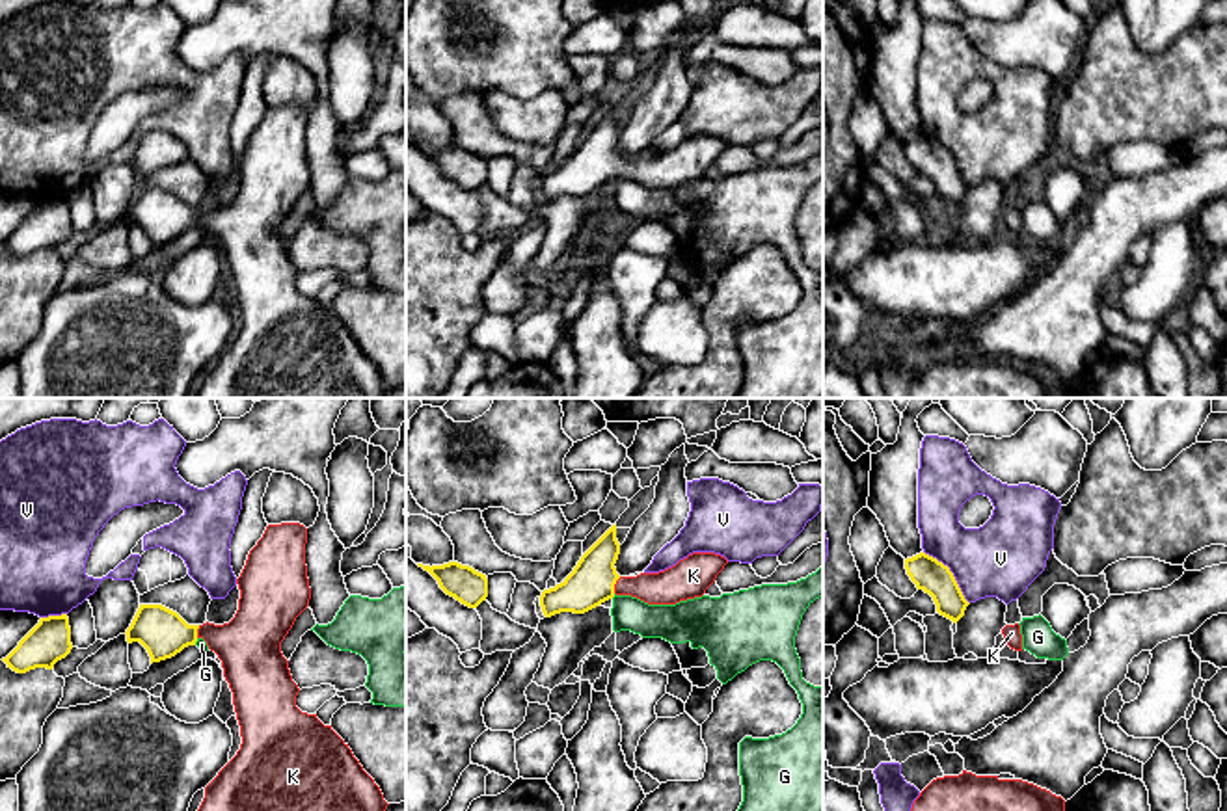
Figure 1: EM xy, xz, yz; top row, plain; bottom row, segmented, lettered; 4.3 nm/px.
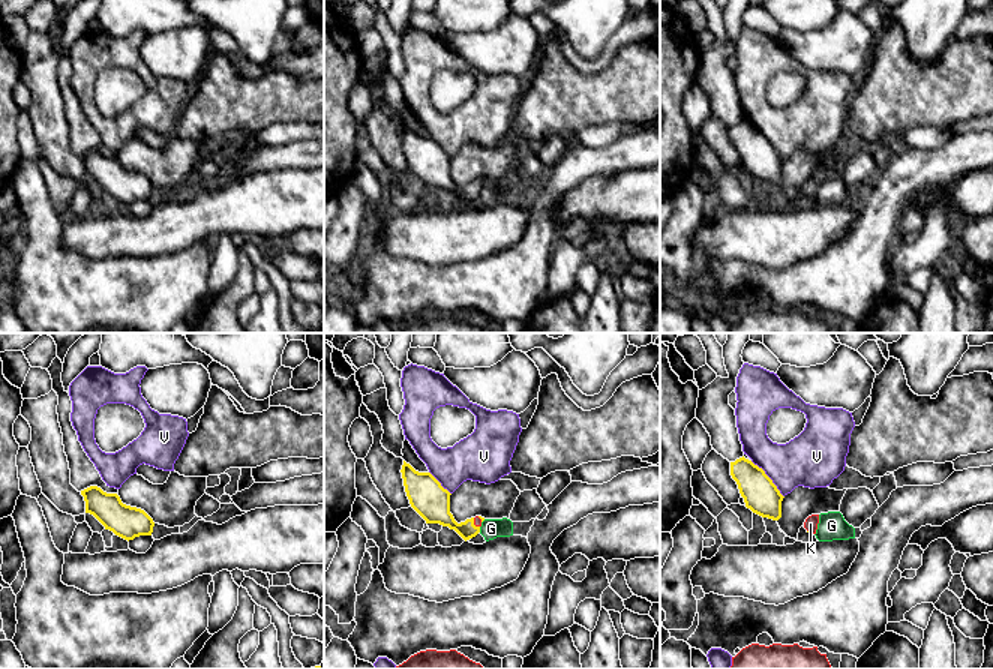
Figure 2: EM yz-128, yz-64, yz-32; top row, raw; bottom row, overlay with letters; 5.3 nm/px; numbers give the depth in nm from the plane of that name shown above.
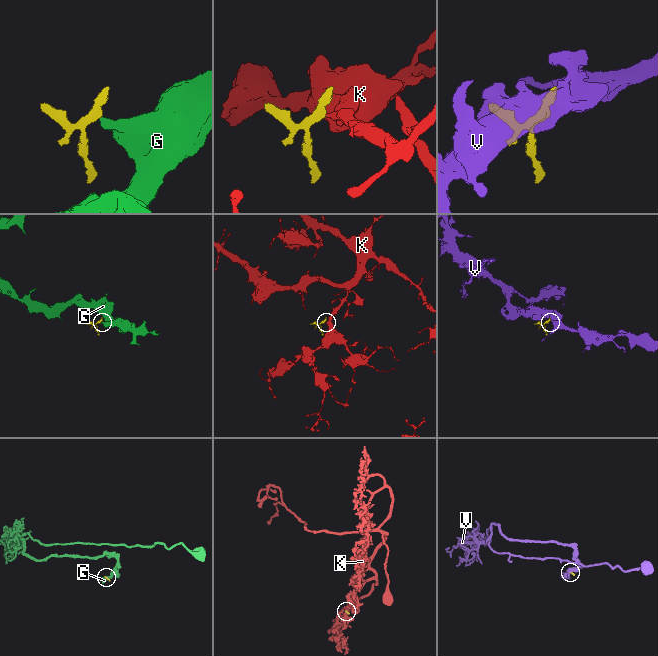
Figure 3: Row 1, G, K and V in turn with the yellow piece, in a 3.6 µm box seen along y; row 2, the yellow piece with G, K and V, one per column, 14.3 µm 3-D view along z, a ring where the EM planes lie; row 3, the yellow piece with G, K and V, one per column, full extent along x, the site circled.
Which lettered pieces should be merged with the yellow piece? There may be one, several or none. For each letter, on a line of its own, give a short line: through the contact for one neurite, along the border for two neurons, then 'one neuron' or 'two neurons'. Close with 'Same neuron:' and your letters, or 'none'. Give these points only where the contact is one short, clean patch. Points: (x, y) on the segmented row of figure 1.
G: line xz (615, 594), (611, 598); two neurons
K: line xz (591, 583), (615, 583), (669, 586); one neuron
V: two neurons
Same neuron: K

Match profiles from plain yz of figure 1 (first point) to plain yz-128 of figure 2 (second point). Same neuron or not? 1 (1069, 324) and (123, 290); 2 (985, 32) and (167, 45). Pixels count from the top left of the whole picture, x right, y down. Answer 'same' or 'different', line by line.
1: same
2: same

